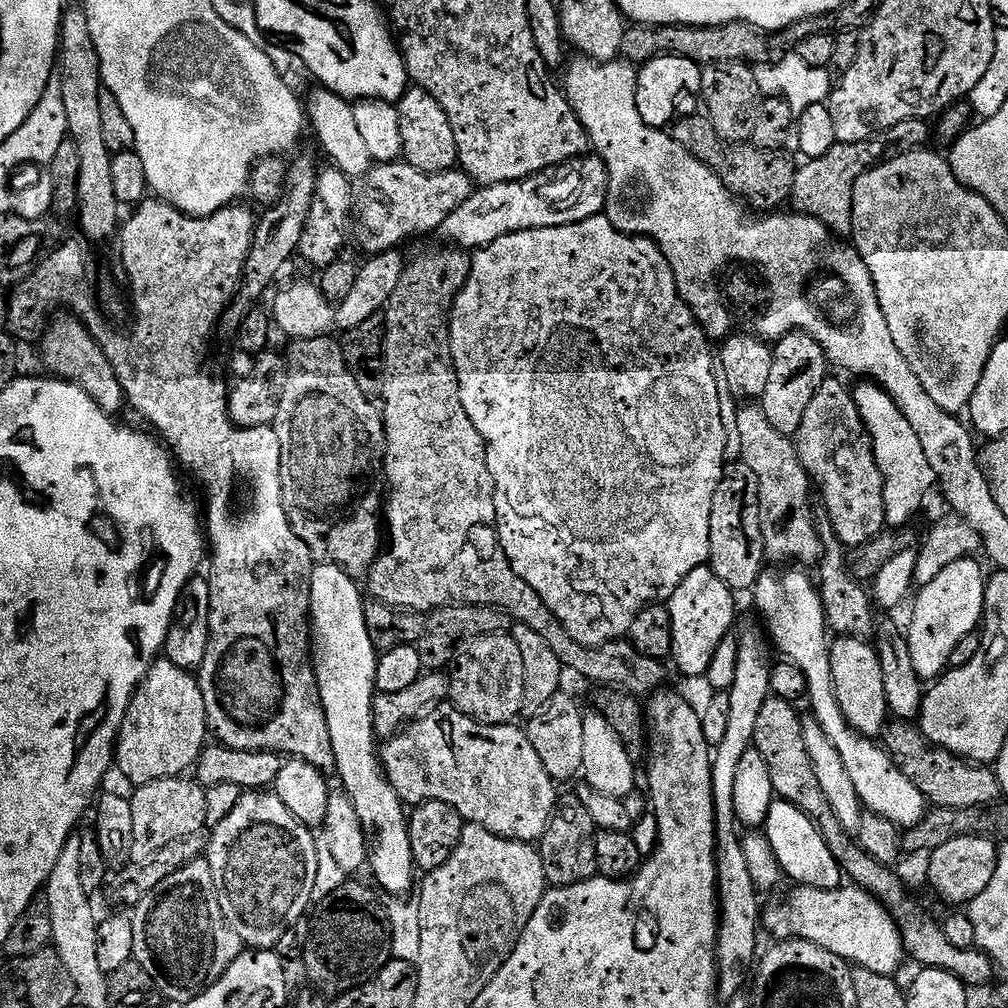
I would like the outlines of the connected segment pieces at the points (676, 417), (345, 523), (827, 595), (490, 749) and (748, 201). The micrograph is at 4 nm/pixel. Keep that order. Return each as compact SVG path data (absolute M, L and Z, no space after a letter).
M604 214L557 228L531 228L525 232L515 232L498 238L498 242L486 245L472 256L472 273L466 286L456 295L456 302L452 306L452 315L448 322L448 333L450 334L450 350L458 374L458 386L462 394L462 406L466 406L466 414L470 414L470 422L478 426L478 434L482 434L486 446L488 469L496 487L494 494L496 531L500 534L500 545L506 558L511 562L512 569L540 595L542 602L546 602L546 606L550 606L550 610L570 634L570 638L574 638L580 644L585 644L588 648L597 648L612 640L627 637L634 618L643 608L657 602L667 602L674 594L674 590L686 578L686 574L690 574L690 570L703 568L709 563L710 510L714 506L714 494L718 490L718 482L724 473L726 463L724 455L728 452L728 436L730 440L729 429L728 432L724 429L724 408L720 405L722 384L718 379L718 364L714 359L713 345L708 335L702 330L702 326L694 318L694 314L686 306L686 302L681 298L674 278L674 270L670 270L670 262L666 262L659 244L654 243L653 240L647 240L644 236L627 236L626 233L618 231Z
M325 334L322 336L315 336L309 340L298 340L295 341L291 346L292 348L292 360L290 356L290 367L288 370L288 380L284 384L284 393L282 398L278 402L278 414L276 415L275 430L278 434L278 443L282 445L282 466L280 467L280 481L282 482L282 502L284 503L284 509L288 515L288 521L290 526L294 530L294 534L298 534L298 538L302 538L302 542L306 542L306 546L310 550L313 561L316 564L337 564L339 568L344 569L349 576L353 578L363 577L372 568L372 564L375 562L376 557L382 548L382 505L386 499L386 481L384 478L384 451L386 450L386 434L384 433L384 418L379 407L376 408L373 401L366 394L362 394L362 390L358 390L358 382L354 382L354 374L350 374L350 370L346 366L344 361L344 350L339 343L336 344L332 341L333 337L331 335Z
M827 518L819 521L820 547L822 549L818 561L820 568L820 580L818 576L818 587L822 606L824 607L825 621L837 637L854 636L857 638L872 638L876 635L878 619L872 613L874 600L869 589L852 574L848 566L848 552L844 543L836 537L836 531L831 521Z
M445 702L404 725L395 736L387 737L379 749L380 762L405 805L415 806L431 800L446 802L446 806L458 810L465 822L482 826L490 834L507 840L536 842L544 835L556 808L558 784L546 774L546 766L542 766L542 758L538 758L538 750L534 750L527 731L516 727L515 723L480 724Z
M707 115L684 116L671 125L670 135L698 162L702 162L718 179L725 184L737 200L743 202L752 210L780 210L791 201L794 190L795 174L798 169L797 162L791 160L787 151L775 152L774 150L762 150L751 142L742 144L728 144L722 140L720 134L714 130L714 126L708 121Z

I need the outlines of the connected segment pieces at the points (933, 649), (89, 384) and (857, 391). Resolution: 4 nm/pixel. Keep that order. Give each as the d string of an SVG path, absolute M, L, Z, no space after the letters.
M972 558L955 560L930 586L915 593L916 605L912 608L912 625L906 628L910 658L914 658L914 670L920 679L932 682L949 667L948 659L962 638L977 631L984 614L984 586L986 572Z
M71 314L57 315L45 327L38 344L39 348L40 356L49 368L45 369L55 379L68 380L71 384L78 385L86 394L90 394L90 398L94 398L94 402L98 402L103 412L116 414L119 413L120 407L125 407L124 391L110 362L106 362L106 354L102 354L102 350L96 345L96 339L88 333L81 320L77 320Z
M860 382L857 388L851 389L854 402L860 411L860 417L864 419L866 430L872 436L872 449L876 455L876 461L880 467L880 473L884 479L884 505L886 506L886 524L889 529L899 530L911 525L912 519L920 512L920 507L924 504L924 495L931 488L934 488L934 477L930 470L930 462L926 462L926 453L922 451L922 442L918 442L918 434L910 427L910 422L906 422L906 414L898 408L894 398L886 394L886 390L878 384L871 382Z

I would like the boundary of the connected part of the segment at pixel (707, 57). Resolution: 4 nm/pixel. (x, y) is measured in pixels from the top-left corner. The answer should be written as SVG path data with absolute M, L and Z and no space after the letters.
M843 8L828 12L824 16L811 16L791 24L781 32L765 32L744 20L719 24L709 28L695 28L693 24L638 24L633 23L625 30L622 39L620 56L632 64L643 66L659 56L684 56L687 60L701 66L717 64L718 62L738 62L749 66L762 64L776 64L784 56L791 56L796 47L806 38L814 34L831 32L833 34L854 28L859 25L853 15L849 15Z

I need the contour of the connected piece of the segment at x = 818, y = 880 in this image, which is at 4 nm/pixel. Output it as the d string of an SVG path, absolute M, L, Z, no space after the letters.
M779 798L773 800L762 831L770 846L774 846L774 854L789 881L811 888L841 887L840 863L834 858L834 854L830 854L830 846L816 829L816 823L805 812L798 810L798 806Z

